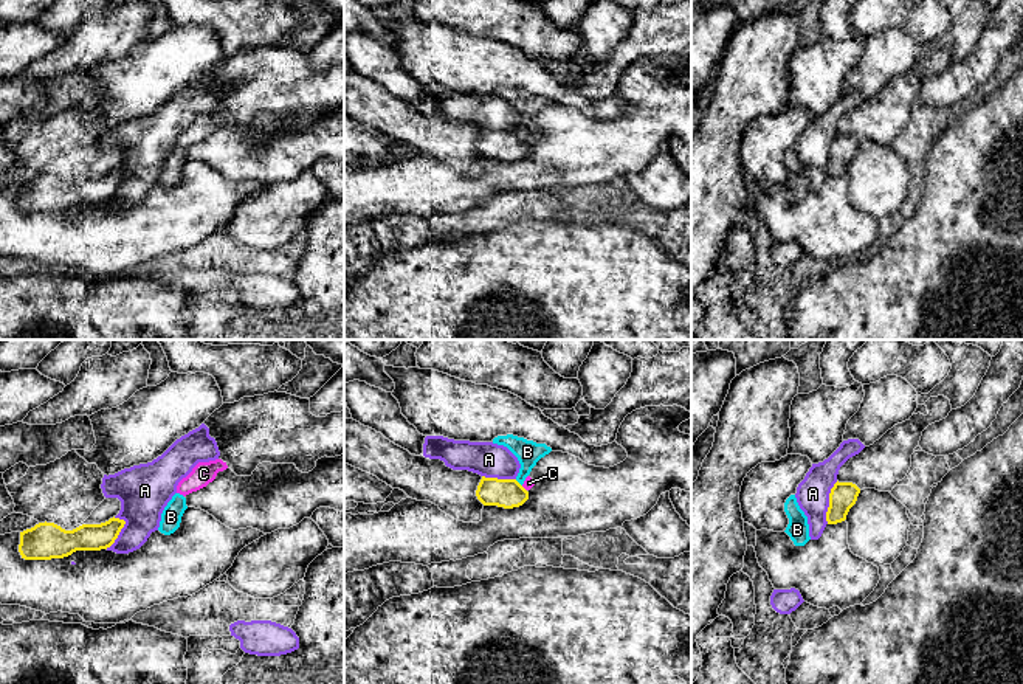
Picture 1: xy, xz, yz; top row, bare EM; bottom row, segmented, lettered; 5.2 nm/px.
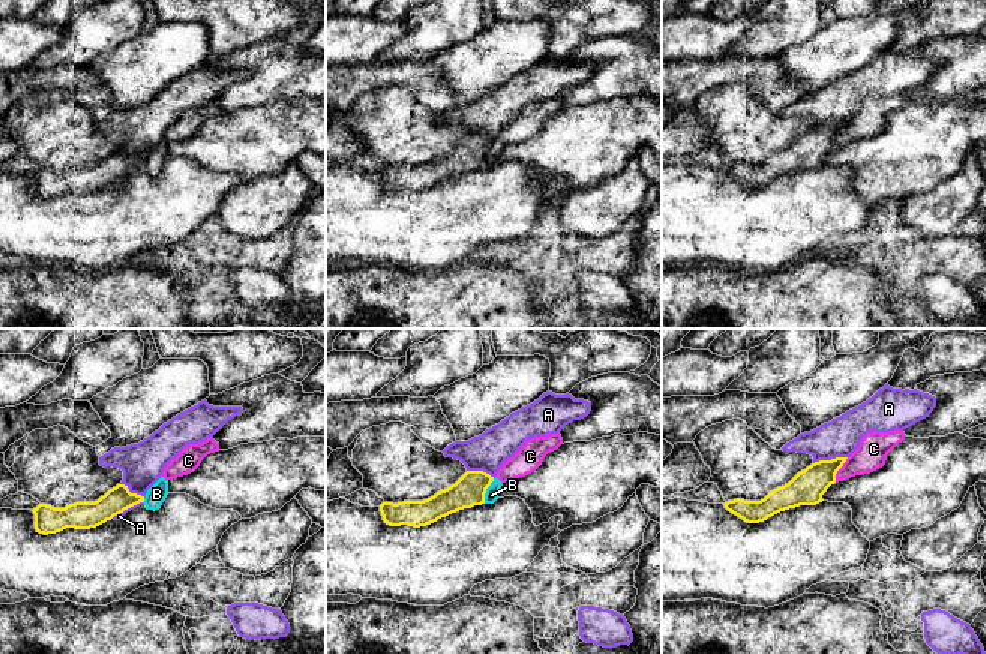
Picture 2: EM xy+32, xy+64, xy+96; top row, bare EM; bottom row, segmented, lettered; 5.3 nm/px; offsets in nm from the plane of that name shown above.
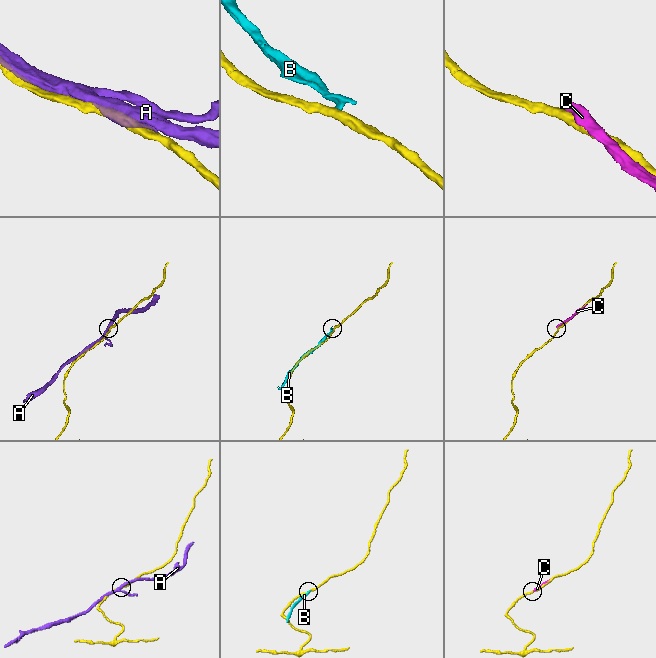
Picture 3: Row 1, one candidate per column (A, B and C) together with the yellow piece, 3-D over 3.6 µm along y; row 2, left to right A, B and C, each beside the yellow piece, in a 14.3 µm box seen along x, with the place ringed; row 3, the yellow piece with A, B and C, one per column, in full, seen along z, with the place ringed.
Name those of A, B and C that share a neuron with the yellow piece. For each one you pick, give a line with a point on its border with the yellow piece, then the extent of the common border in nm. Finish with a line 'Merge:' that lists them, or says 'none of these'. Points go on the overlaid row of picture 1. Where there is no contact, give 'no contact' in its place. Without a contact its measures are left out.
Merge: none of these

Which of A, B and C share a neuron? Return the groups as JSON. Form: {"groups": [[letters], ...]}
{"groups": [["A"], ["B", "C"]]}

